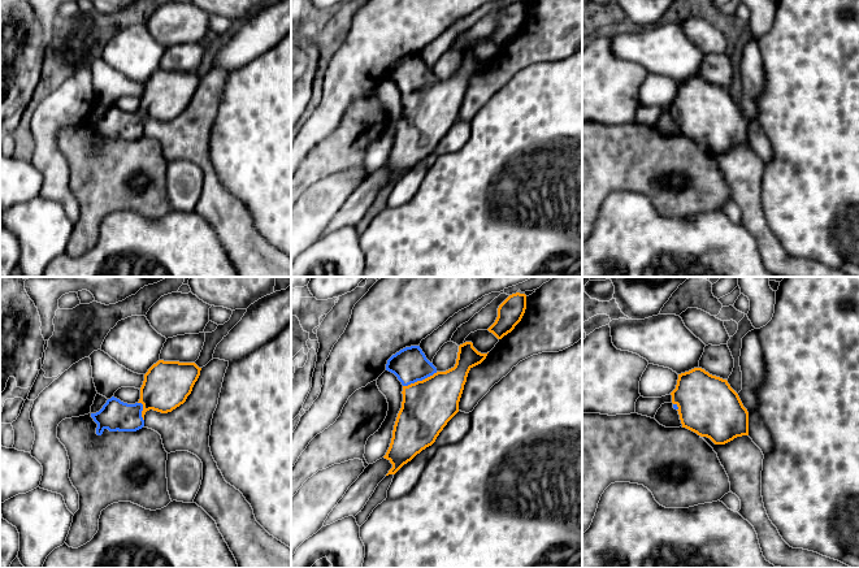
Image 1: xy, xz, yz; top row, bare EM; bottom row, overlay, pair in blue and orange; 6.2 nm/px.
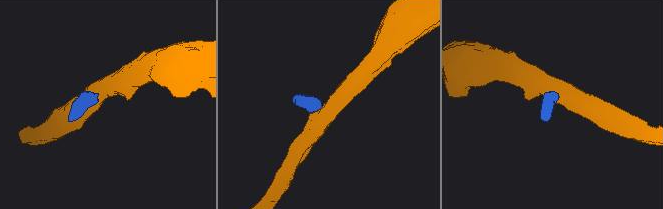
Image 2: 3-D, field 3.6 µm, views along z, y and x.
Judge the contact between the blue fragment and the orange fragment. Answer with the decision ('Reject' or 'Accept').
Accept

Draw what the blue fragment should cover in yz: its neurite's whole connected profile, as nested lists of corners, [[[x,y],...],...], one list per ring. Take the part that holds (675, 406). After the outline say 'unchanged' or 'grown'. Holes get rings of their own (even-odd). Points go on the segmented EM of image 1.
[[[694,368],[678,374],[671,395],[682,428],[710,438],[715,445],[725,445],[737,437],[749,435],[749,412],[726,380],[712,376],[702,368]]] | grown

